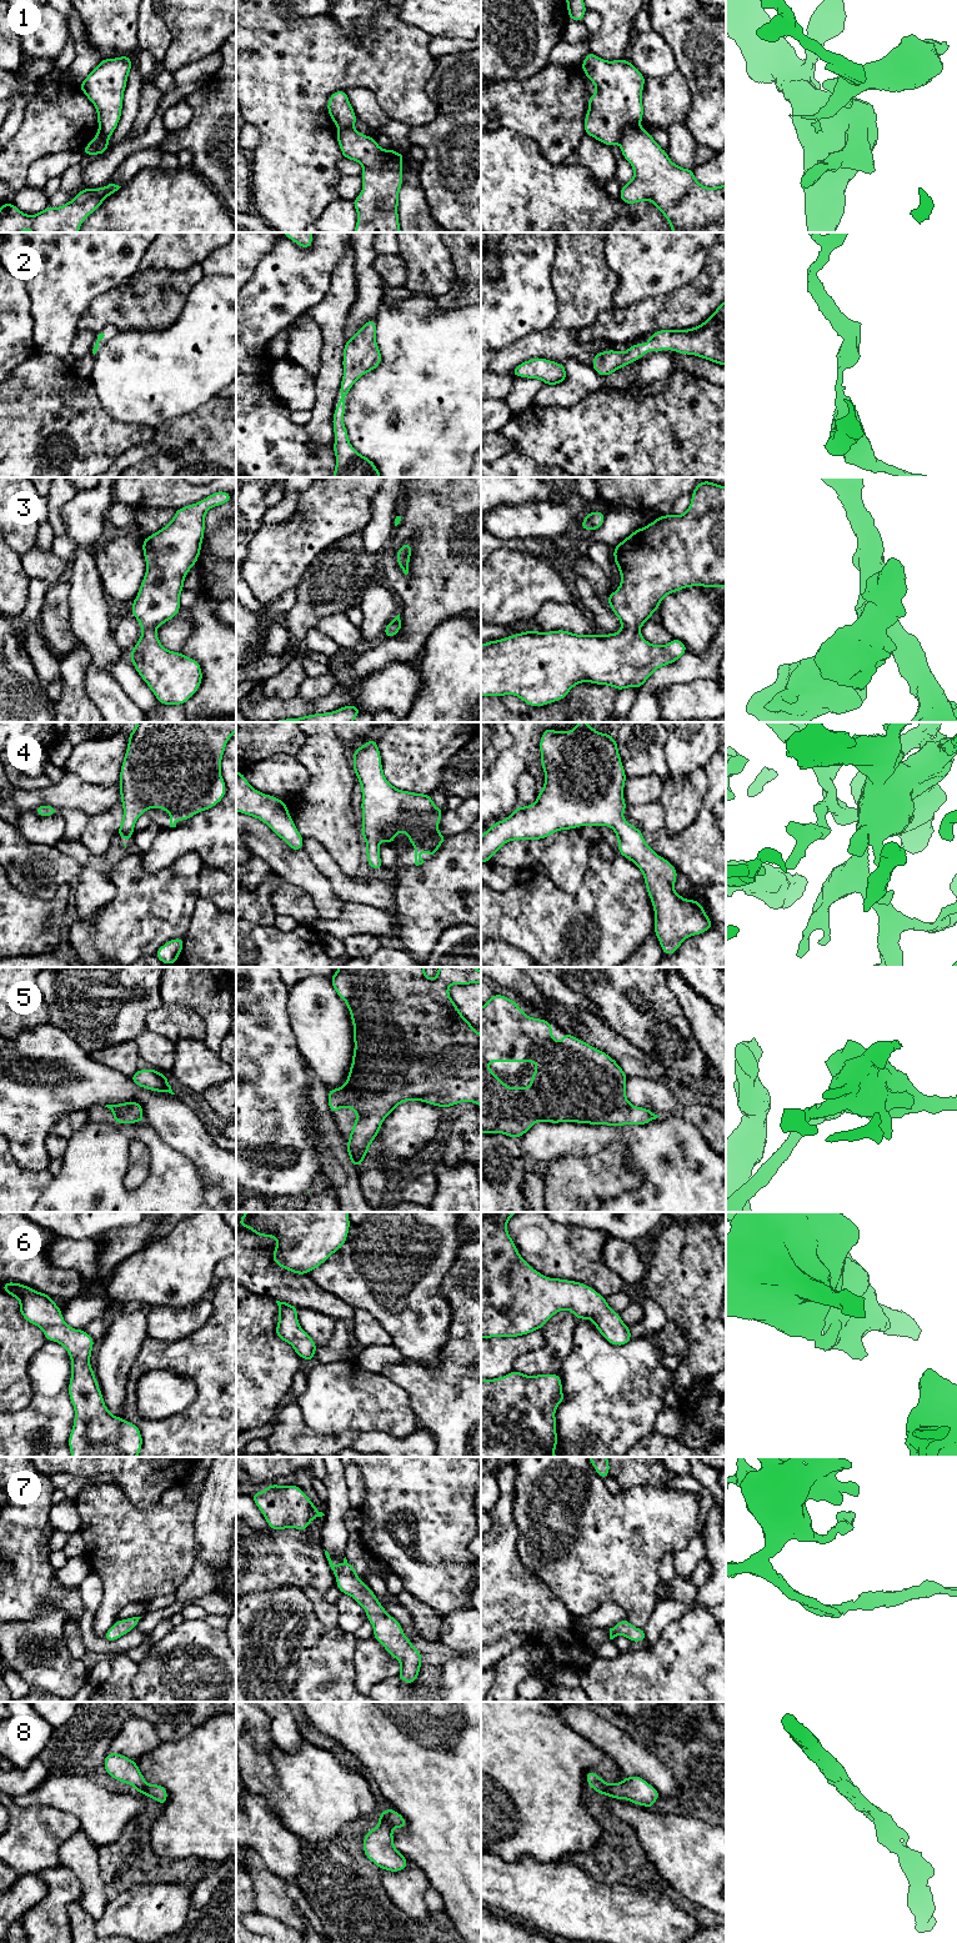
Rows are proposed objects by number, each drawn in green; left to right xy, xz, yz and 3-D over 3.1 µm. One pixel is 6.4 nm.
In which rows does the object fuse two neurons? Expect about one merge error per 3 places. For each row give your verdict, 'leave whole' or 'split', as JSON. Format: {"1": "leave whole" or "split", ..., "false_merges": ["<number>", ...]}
{"1": "split", "2": "leave whole", "3": "leave whole", "4": "leave whole", "5": "leave whole", "6": "leave whole", "7": "leave whole", "8": "leave whole", "false_merges": ["1"]}

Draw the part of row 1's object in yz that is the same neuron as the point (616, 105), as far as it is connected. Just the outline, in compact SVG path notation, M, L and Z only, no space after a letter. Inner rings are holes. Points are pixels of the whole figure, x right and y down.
M591 51L586 55L581 67L586 77L596 85L596 92L588 97L585 134L612 147L621 141L627 129L640 126L643 117L642 91L647 77L623 57L608 61Z

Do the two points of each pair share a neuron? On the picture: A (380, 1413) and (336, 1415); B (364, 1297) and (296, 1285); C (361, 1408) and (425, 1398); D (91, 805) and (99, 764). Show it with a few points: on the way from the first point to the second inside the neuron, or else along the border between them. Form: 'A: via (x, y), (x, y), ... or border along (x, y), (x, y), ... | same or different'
A: via (369, 1413), (347, 1413) | same
B: border along (306, 1275), (322, 1290), (347, 1303) | different
C: border along (390, 1378), (407, 1393), (410, 1407), (420, 1426) | different
D: border along (68, 772), (74, 772), (91, 784), (118, 785) | different

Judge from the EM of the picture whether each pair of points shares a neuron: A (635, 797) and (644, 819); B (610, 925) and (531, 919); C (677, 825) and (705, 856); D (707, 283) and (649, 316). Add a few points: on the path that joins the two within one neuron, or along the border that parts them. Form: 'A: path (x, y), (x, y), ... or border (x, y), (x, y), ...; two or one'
A: border (657, 800), (627, 809); two
B: path (596, 904), (564, 920), (552, 920); one
C: border (701, 807), (686, 829), (675, 835), (667, 834); two
D: path (692, 298), (680, 310), (664, 313); one

